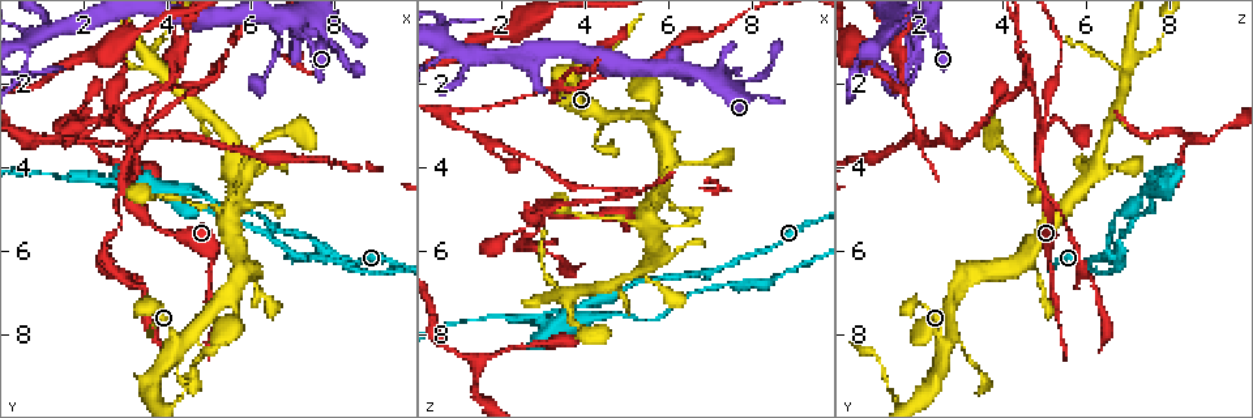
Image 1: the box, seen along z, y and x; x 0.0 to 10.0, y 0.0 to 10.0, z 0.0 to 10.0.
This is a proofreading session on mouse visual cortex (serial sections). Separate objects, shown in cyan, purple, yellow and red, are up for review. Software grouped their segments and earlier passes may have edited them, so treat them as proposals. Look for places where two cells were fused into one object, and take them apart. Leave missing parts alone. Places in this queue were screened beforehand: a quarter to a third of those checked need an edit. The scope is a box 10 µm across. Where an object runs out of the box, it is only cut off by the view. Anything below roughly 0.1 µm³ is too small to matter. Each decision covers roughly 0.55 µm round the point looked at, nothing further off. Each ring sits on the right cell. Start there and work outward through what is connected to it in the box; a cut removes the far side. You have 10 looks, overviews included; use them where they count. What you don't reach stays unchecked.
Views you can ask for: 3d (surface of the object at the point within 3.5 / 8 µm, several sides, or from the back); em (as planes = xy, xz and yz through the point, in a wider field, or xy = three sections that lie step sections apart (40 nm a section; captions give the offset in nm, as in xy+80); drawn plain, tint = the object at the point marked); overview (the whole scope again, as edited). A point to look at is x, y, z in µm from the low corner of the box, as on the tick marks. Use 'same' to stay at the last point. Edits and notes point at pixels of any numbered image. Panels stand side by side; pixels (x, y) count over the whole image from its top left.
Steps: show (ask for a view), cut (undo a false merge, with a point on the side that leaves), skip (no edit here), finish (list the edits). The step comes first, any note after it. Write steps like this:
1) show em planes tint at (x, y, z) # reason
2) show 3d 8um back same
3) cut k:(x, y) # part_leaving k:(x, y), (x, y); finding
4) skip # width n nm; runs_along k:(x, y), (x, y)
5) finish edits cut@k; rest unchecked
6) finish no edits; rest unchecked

show 3d 3.5um at (4.00, 8.65, 2.60) # abrupt turn

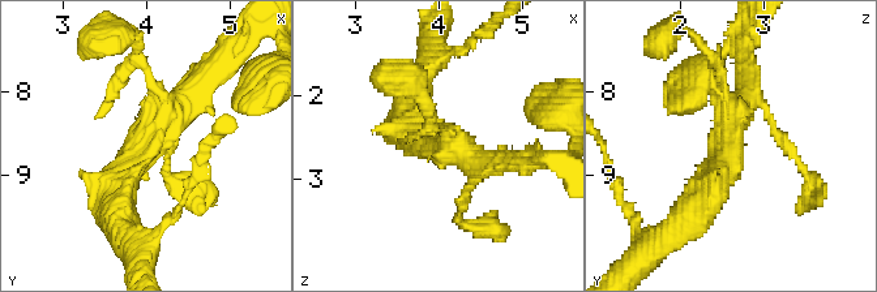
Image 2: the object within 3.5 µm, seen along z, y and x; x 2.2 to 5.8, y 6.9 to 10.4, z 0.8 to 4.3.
show em xy step 5 tint at (4.05, 8.60, 2.60) # arms 3; arm_widths 100, 350, 400 nm; need the tissue

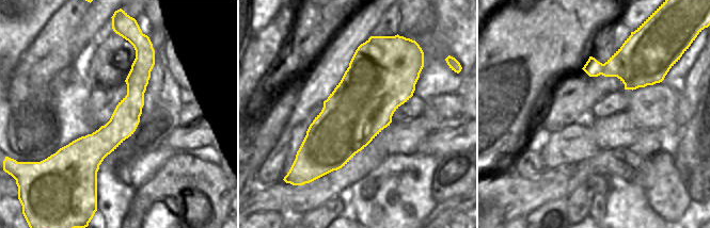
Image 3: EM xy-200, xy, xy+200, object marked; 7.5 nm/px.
show em xy step 1 tint same # cut it another way

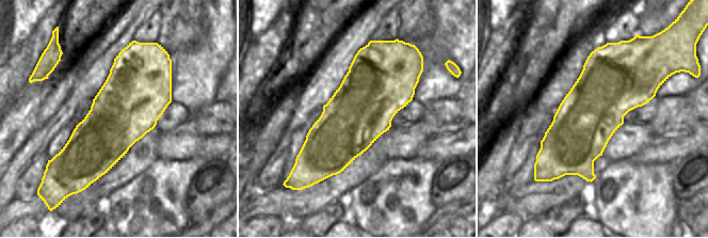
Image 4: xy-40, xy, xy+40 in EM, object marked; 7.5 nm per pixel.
skip # width 480 nm; runs_along 2:(142, 71), (166, 107), (119, 211); all the same cell

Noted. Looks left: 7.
show 3d 3.5um at (5.55, 5.15, 5.30) # four or more arms meet

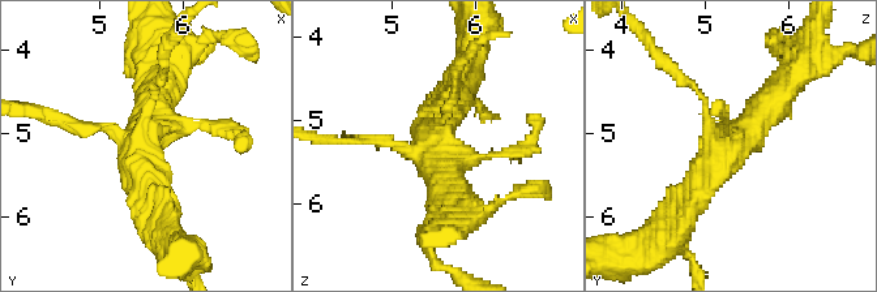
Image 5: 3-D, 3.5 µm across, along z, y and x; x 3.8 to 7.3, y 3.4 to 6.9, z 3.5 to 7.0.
show em planes tint at (5.50, 5.20, 5.25) # now the EM

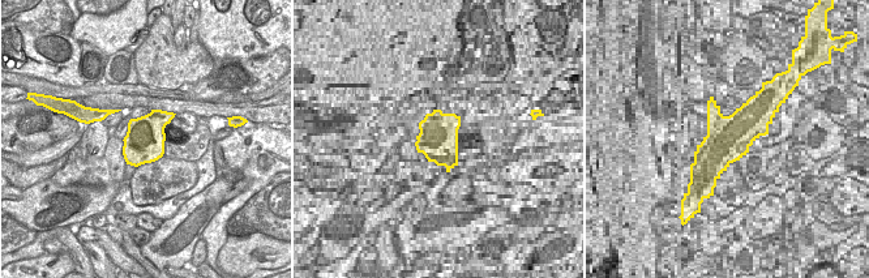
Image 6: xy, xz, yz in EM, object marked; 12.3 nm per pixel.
show em xy step 5 tint same

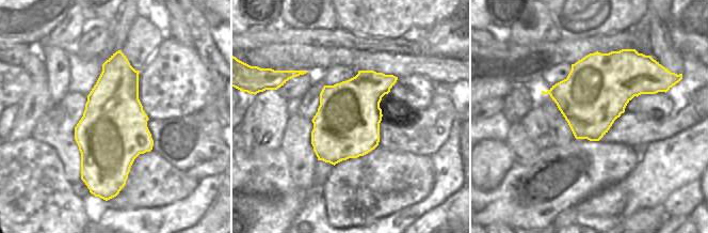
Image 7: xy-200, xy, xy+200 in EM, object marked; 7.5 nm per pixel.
skip # runs_along 5:(680, 218), (700, 179), (783, 86); one cell here

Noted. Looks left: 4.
show 3d 3.5um at (3.20, 3.35, 4.85)

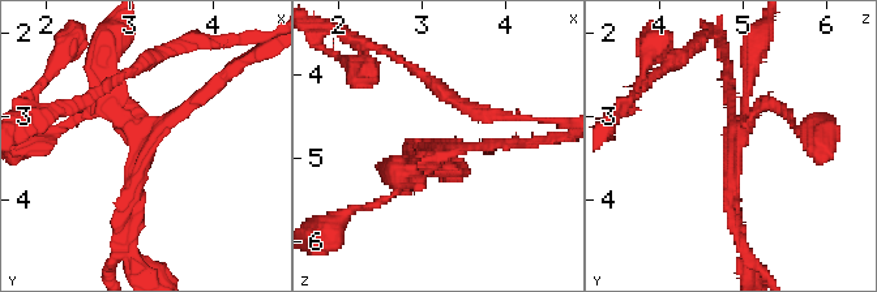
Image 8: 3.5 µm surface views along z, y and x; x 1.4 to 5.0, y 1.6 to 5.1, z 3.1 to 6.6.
show em xy step 3 tint at (3.20, 3.35, 4.85) # now the EM

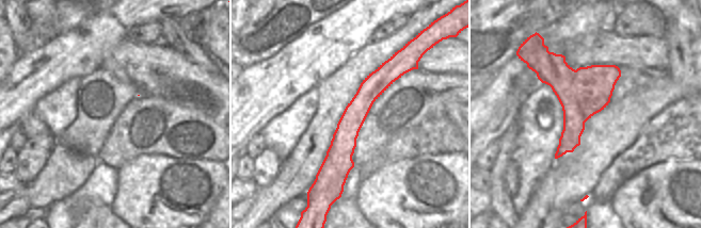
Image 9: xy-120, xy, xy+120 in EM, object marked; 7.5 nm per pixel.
cut 8:(178, 116) # arms 4; arm_widths 100, 150, 150, 150 nm; part_leaving 8:(125, 248), (122, 209), (157, 132); two cells meet here

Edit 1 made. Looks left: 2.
show 3d 8um at (3.75, 4.55, 7.60) # three-way junction

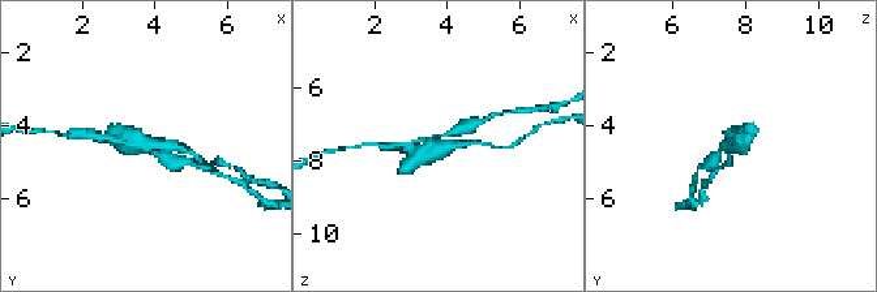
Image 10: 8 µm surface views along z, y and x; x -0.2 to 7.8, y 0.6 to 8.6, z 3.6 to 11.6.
show em xy step 5 tint same # arms 3; arm_widths 200, 300, 400 nm

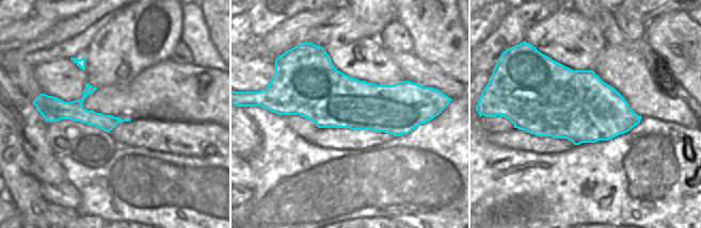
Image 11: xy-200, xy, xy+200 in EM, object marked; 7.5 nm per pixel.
cut 10:(172, 146) # a second cell is stuck on

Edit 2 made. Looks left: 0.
finish edits cut@8, cut@10; rest unchecked

